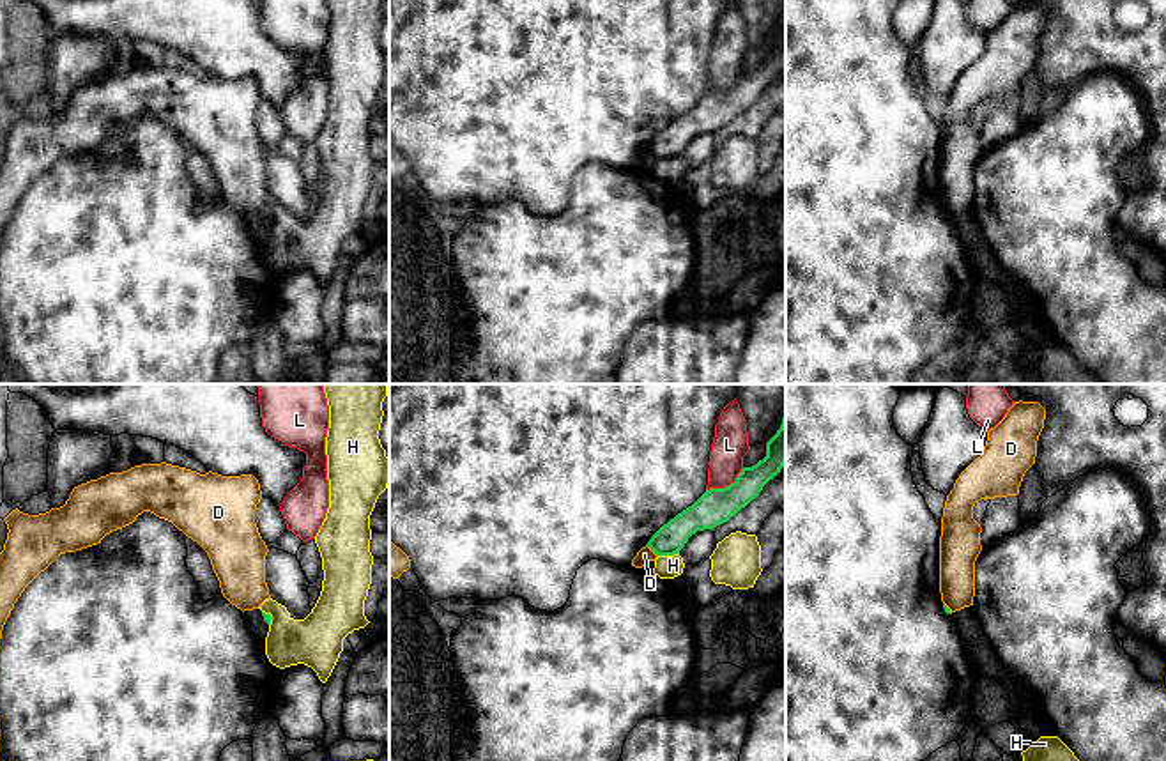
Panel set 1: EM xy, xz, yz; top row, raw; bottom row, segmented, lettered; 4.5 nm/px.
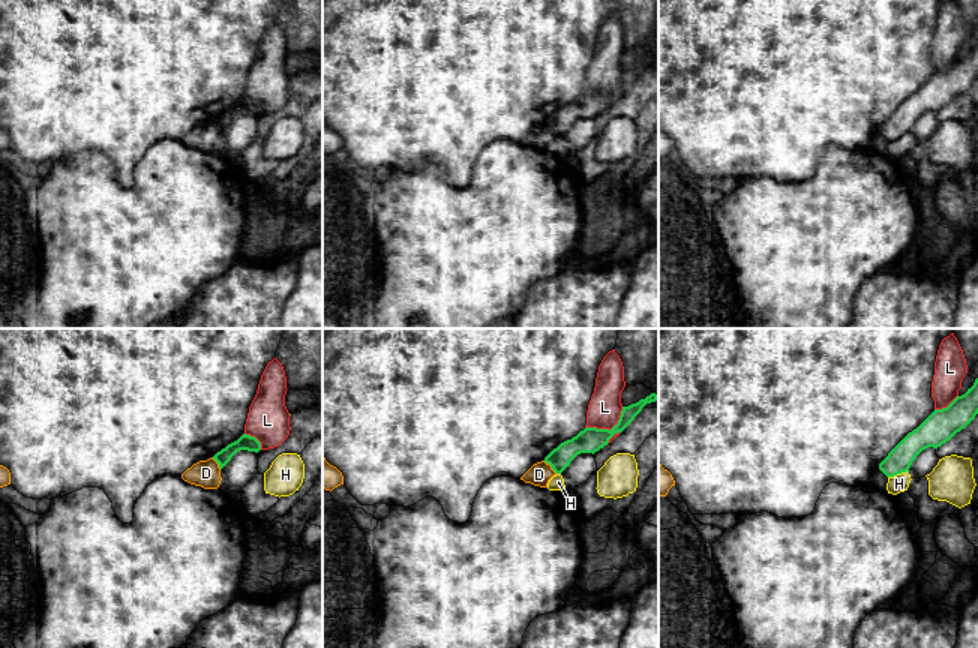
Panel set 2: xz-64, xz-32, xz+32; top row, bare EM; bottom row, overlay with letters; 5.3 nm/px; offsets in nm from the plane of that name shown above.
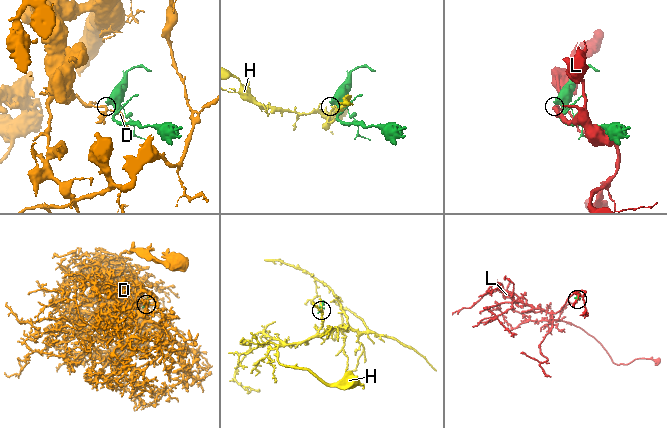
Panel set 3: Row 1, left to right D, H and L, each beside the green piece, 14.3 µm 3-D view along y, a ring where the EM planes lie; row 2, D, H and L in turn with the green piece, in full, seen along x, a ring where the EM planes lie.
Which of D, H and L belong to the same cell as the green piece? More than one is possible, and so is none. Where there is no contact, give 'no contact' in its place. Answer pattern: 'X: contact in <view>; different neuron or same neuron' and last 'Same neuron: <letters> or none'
D: contact in xz; different neuron
H: contact in xz; different neuron
L: contact in xz; different neuron
Same neuron: none

